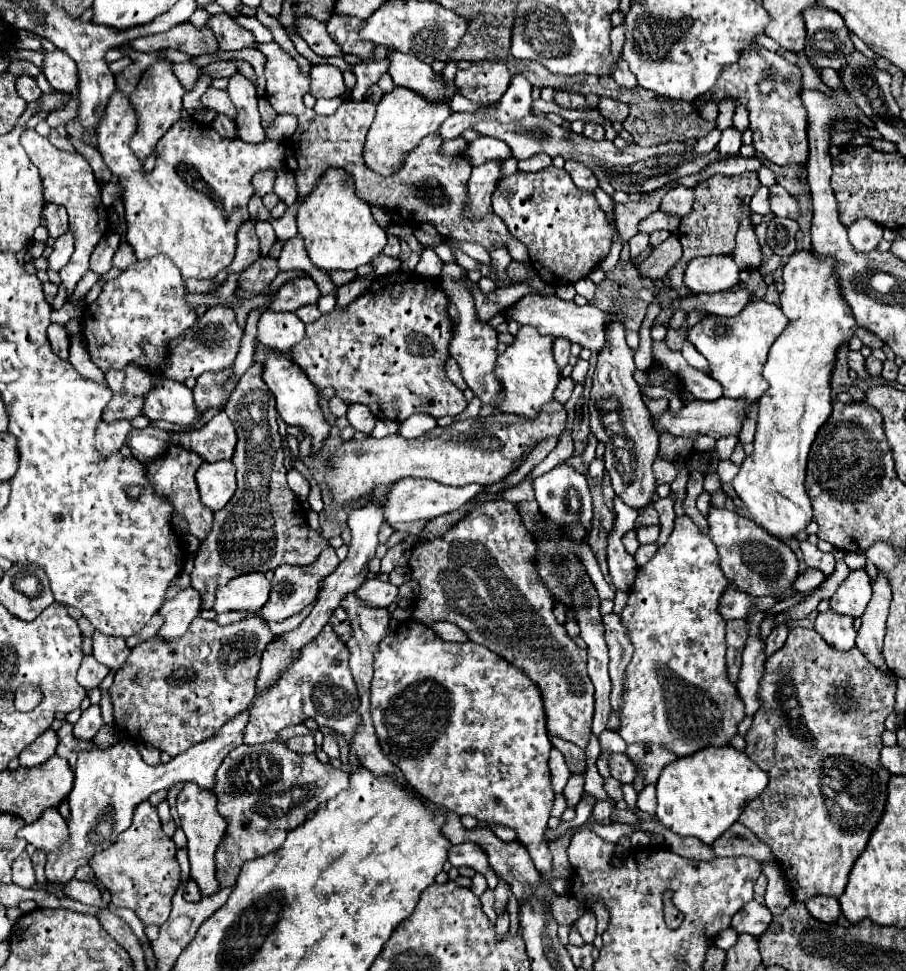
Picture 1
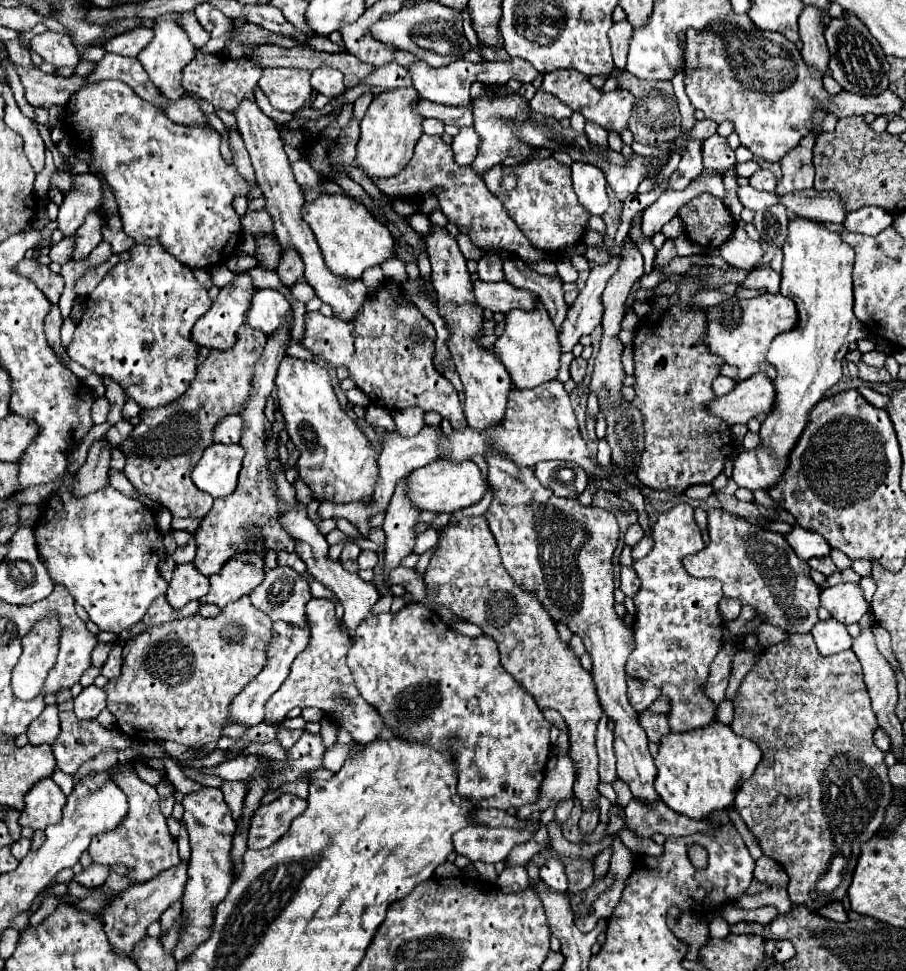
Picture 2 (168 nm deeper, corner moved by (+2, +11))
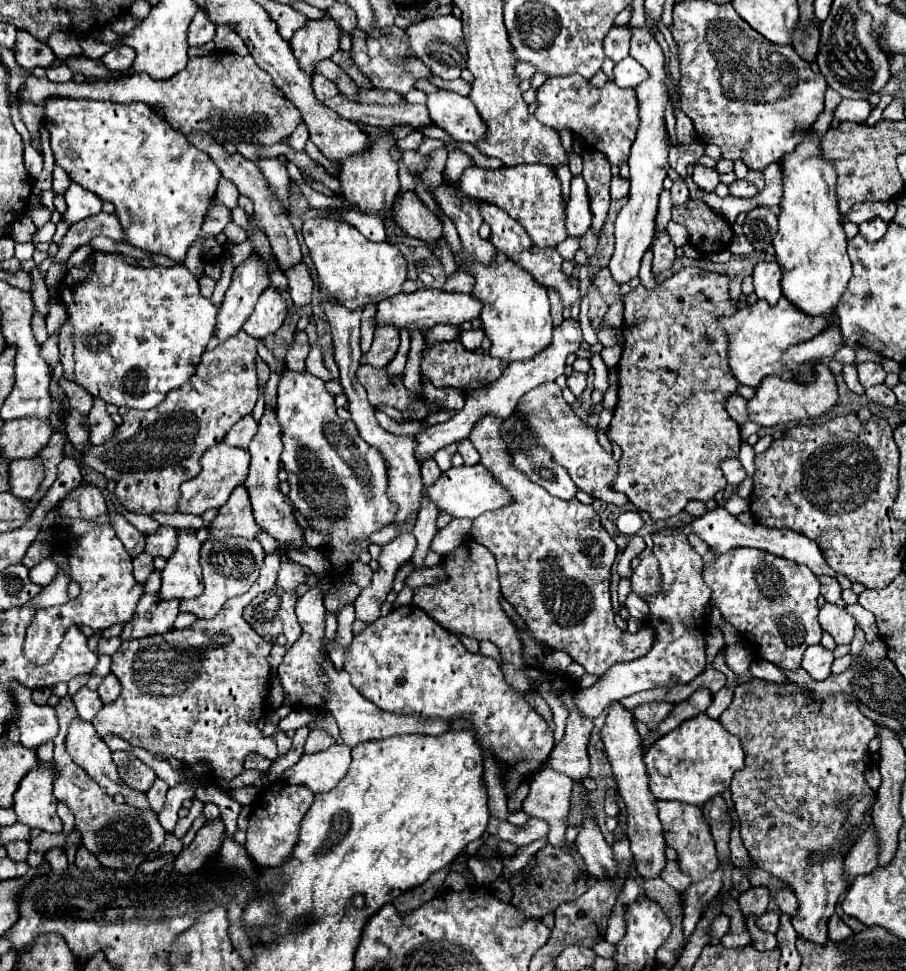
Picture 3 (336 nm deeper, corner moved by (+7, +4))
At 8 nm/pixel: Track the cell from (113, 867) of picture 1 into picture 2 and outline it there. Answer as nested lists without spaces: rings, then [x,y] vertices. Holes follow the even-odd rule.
[[[113,764],[111,770],[109,770],[109,778],[115,780],[115,784],[125,792],[127,802],[129,802],[129,812],[123,818],[119,828],[115,828],[111,832],[105,832],[105,834],[99,834],[99,836],[95,836],[95,840],[91,840],[89,854],[91,854],[93,862],[105,864],[105,866],[125,864],[131,870],[129,876],[135,882],[151,880],[151,876],[157,876],[159,872],[179,864],[177,842],[169,834],[165,816],[159,810],[157,790],[151,784],[143,782],[135,774],[135,770],[127,768],[125,764]]]

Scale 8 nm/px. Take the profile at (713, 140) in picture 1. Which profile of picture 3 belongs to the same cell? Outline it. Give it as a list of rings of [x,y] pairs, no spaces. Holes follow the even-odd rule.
[[[678,177],[670,189],[672,193],[672,201],[674,205],[684,205],[686,199],[688,199],[688,183],[686,183],[686,177]]]

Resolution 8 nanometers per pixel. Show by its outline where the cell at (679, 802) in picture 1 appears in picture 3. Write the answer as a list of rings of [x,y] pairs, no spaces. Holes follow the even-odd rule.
[[[702,713],[654,741],[644,753],[644,763],[650,775],[650,791],[658,801],[682,801],[702,807],[730,787],[734,773],[744,767],[744,751],[736,735],[730,735],[720,721]]]

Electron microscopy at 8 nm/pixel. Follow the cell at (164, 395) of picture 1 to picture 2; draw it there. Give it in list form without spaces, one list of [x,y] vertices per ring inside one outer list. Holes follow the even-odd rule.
[[[135,244],[131,248],[131,258],[127,262],[117,262],[87,296],[87,312],[75,328],[67,354],[73,362],[85,366],[87,370],[115,380],[141,408],[171,404],[185,394],[195,378],[199,348],[191,338],[191,330],[211,304],[207,288],[197,282],[191,268],[175,260],[169,252],[165,252],[165,248]]]

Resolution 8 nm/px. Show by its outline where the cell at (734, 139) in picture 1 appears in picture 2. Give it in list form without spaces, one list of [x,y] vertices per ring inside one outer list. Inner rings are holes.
[[[713,134],[711,138],[703,140],[701,154],[703,154],[703,166],[709,170],[723,172],[735,166],[735,152],[727,146],[727,140],[719,134]]]

